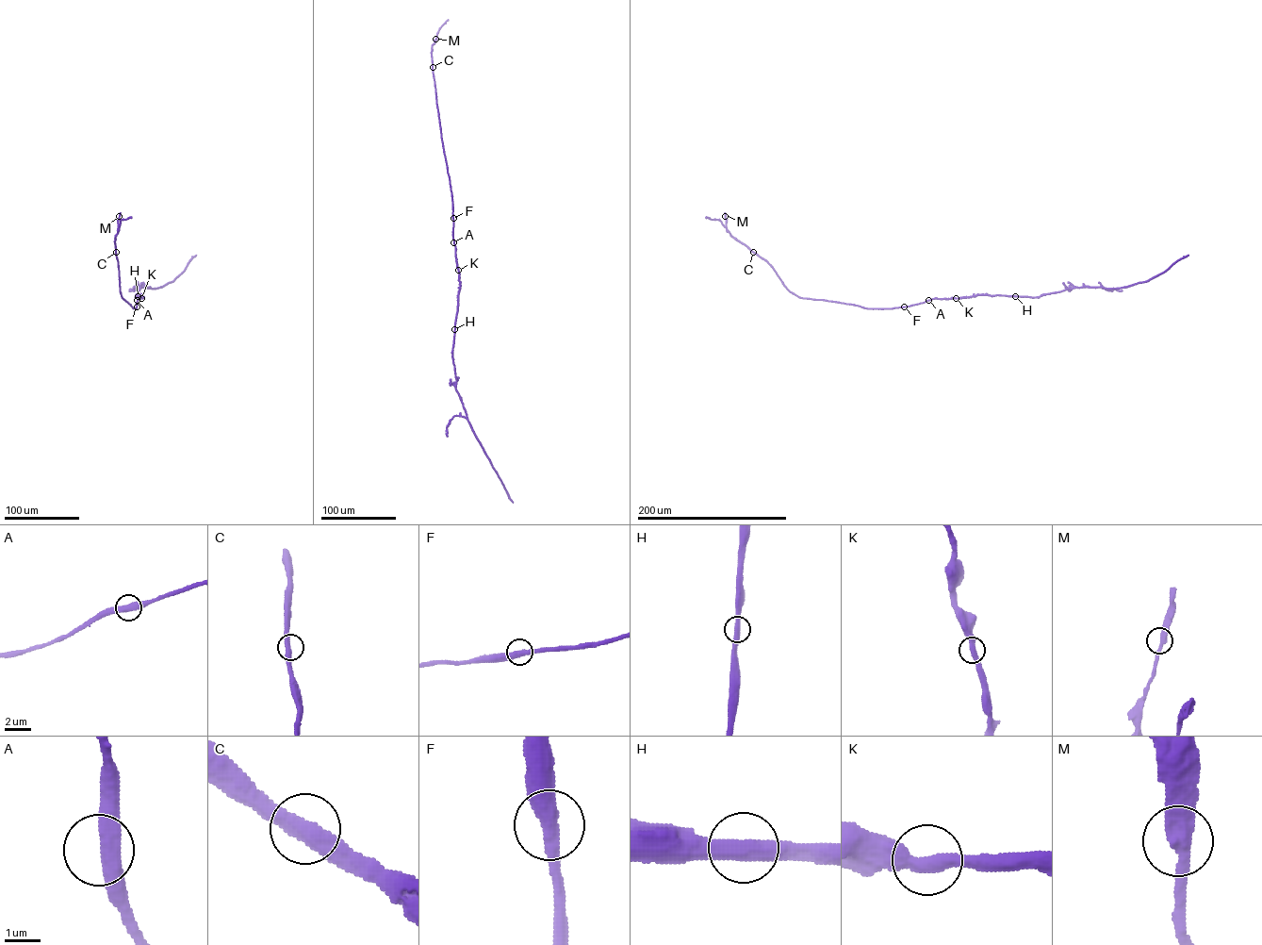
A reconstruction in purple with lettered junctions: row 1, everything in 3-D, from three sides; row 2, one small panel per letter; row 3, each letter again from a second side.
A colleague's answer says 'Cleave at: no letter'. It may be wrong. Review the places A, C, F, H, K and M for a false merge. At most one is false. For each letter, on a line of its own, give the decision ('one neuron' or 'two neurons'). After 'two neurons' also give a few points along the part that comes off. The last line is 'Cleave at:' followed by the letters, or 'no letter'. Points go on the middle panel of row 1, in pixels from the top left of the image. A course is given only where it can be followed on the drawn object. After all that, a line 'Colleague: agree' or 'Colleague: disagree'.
A: one neuron
C: one neuron
F: one neuron
H: one neuron
K: one neuron
M: one neuron
Cleave at: no letter
Colleague: agree

